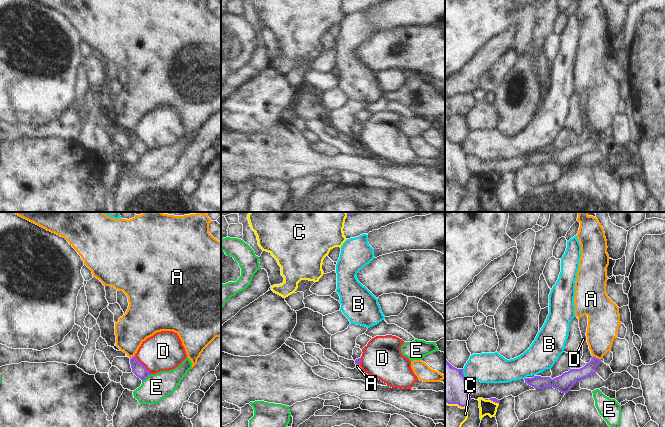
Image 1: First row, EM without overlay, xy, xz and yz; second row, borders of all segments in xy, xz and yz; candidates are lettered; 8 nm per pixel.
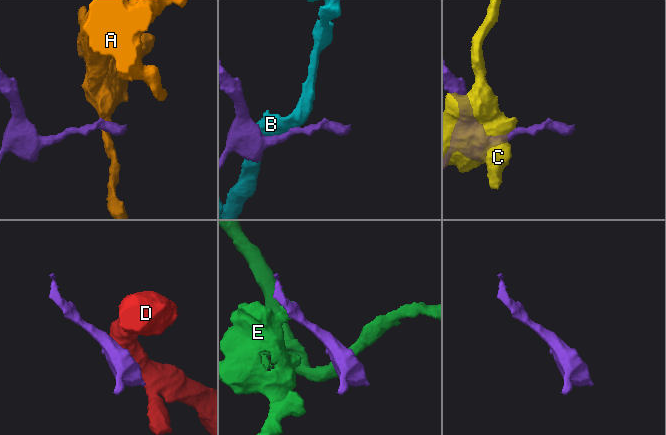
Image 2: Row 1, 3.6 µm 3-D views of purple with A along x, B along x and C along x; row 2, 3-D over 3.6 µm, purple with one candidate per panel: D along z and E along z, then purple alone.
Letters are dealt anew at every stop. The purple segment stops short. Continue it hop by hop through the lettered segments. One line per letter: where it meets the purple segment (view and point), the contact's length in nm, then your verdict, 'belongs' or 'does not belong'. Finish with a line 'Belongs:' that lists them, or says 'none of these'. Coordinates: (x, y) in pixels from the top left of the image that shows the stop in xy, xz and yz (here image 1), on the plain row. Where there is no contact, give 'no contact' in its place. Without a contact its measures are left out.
A: contact yz (597, 134); length 70 nm; does not belong
B: contact yz (463, 150); length 100 nm; does not belong
C: contact yz (456, 179); length 190 nm; does not belong
D: contact xy (143, 141); length 190 nm; does not belong
E: contact xy (146, 153); length 90 nm; does not belong
Belongs: none of these

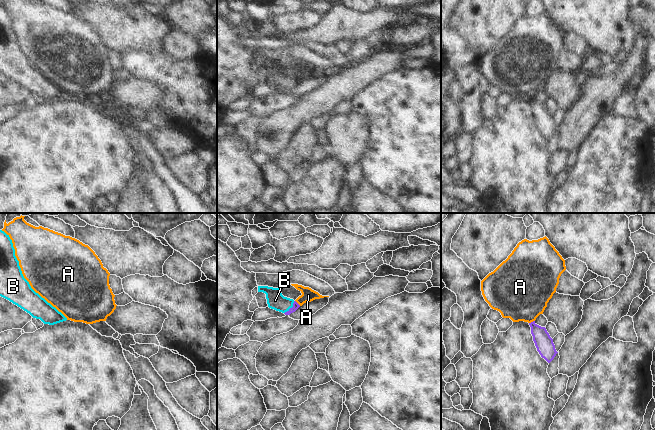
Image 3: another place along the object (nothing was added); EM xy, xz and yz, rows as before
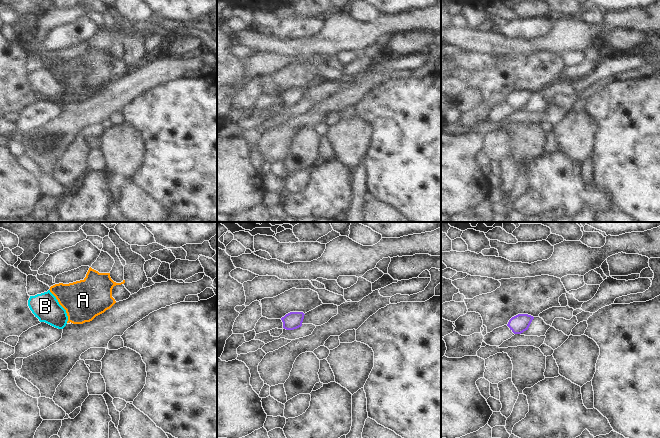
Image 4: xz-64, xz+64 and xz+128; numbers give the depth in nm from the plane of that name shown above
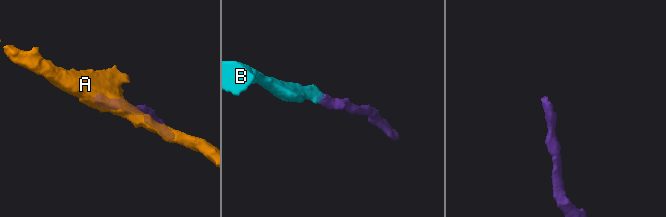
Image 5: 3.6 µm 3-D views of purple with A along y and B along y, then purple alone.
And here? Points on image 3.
A: contact yz (531, 98); length 50 nm; does not belong
B: contact xz (290, 84); length 130 nm; belongs
Belongs: B

